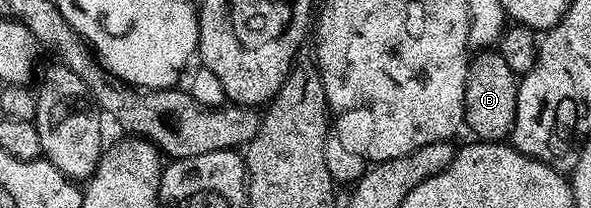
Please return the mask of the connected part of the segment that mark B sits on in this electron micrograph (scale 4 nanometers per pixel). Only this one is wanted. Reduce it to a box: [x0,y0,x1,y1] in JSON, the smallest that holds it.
[464,50,518,142]

